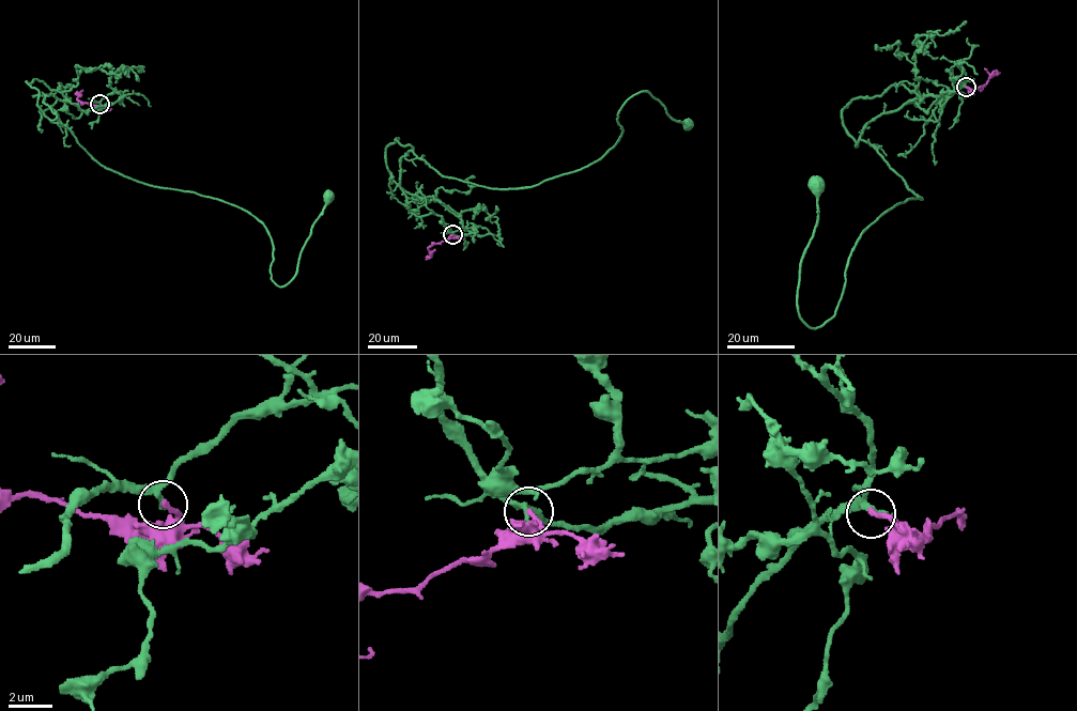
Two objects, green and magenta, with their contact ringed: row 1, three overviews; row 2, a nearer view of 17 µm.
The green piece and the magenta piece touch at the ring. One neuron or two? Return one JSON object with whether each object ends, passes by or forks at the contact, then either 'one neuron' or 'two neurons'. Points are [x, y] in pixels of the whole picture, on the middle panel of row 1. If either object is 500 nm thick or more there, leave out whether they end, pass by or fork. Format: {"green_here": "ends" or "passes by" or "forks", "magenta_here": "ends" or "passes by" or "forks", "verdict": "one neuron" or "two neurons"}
{"green_here": "passes by", "magenta_here": "ends", "verdict": "two neurons"}

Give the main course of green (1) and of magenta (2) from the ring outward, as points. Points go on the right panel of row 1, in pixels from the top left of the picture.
1: (966, 87), (864, 126), (922, 198), (861, 235), (816, 328), (797, 305), (819, 185)
2: (966, 88), (973, 91), (981, 88), (994, 72), (1000, 73)

